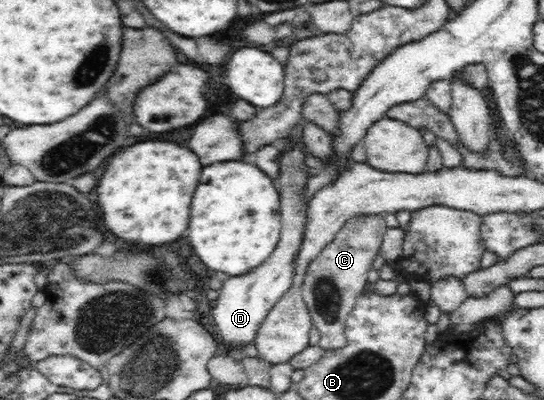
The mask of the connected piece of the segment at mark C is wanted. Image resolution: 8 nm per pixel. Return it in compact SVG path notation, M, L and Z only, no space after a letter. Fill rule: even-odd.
M371 215L351 219L334 237L334 240L326 245L325 249L315 258L315 261L311 261L311 265L307 266L302 289L303 300L304 304L307 305L308 315L311 316L312 326L319 330L321 334L318 347L324 350L343 349L347 346L348 340L345 336L346 319L353 311L359 295L368 286L369 271L372 270L373 262L383 241L383 235L385 235L388 228L384 218L384 215Z

